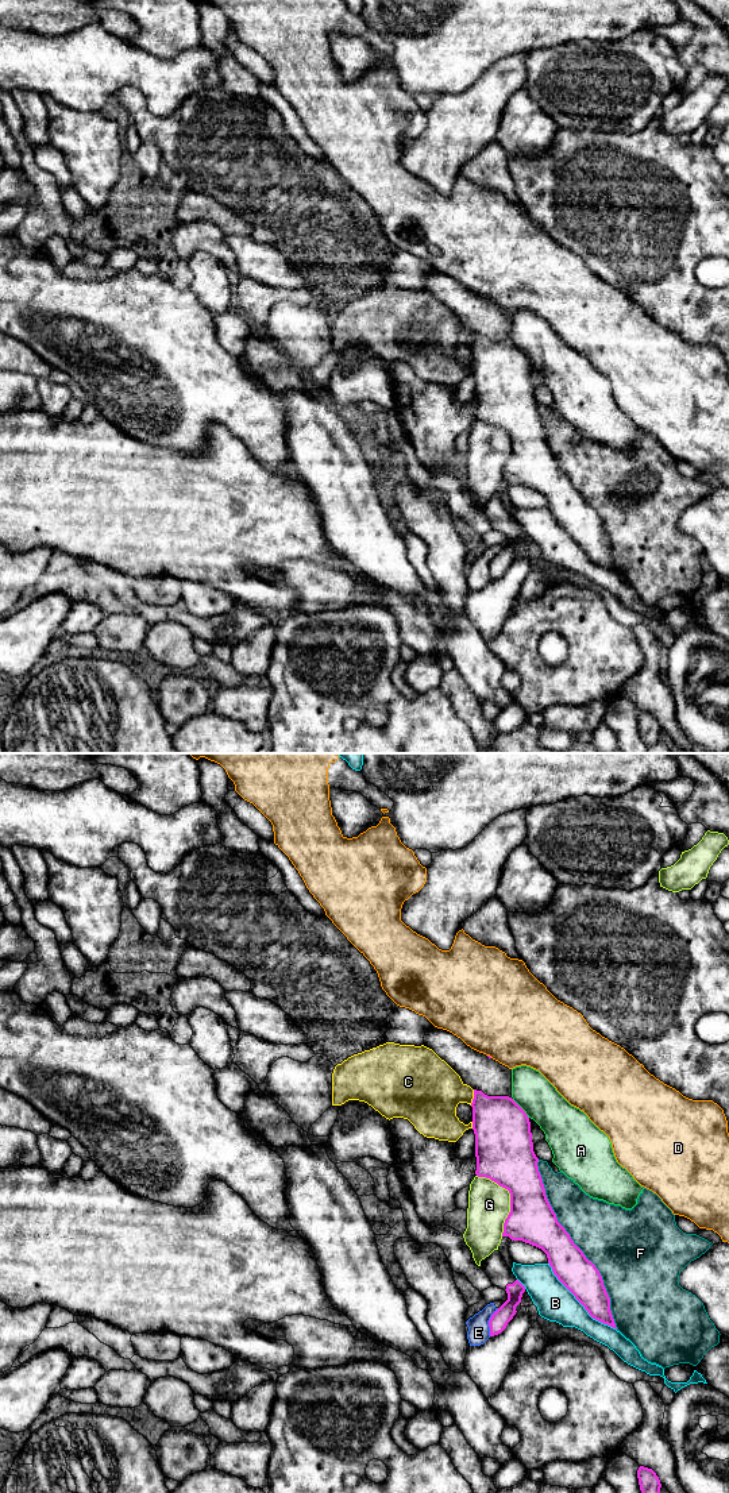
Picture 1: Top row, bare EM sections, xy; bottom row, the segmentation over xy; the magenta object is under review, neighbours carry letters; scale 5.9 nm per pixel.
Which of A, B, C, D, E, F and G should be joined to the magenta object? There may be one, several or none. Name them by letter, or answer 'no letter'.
no letter

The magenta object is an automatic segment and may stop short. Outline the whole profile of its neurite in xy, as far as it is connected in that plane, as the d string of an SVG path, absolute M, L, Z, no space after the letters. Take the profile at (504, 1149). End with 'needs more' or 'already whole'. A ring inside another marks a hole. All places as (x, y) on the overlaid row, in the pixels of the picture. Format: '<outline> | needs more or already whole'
M474 1089L472 1130L475 1134L475 1157L478 1177L486 1177L510 1193L510 1212L504 1223L502 1237L522 1241L541 1249L558 1280L575 1296L589 1315L617 1330L610 1297L602 1276L574 1243L566 1228L558 1222L539 1172L539 1158L533 1151L531 1122L525 1111L509 1096L487 1096Z | already whole

